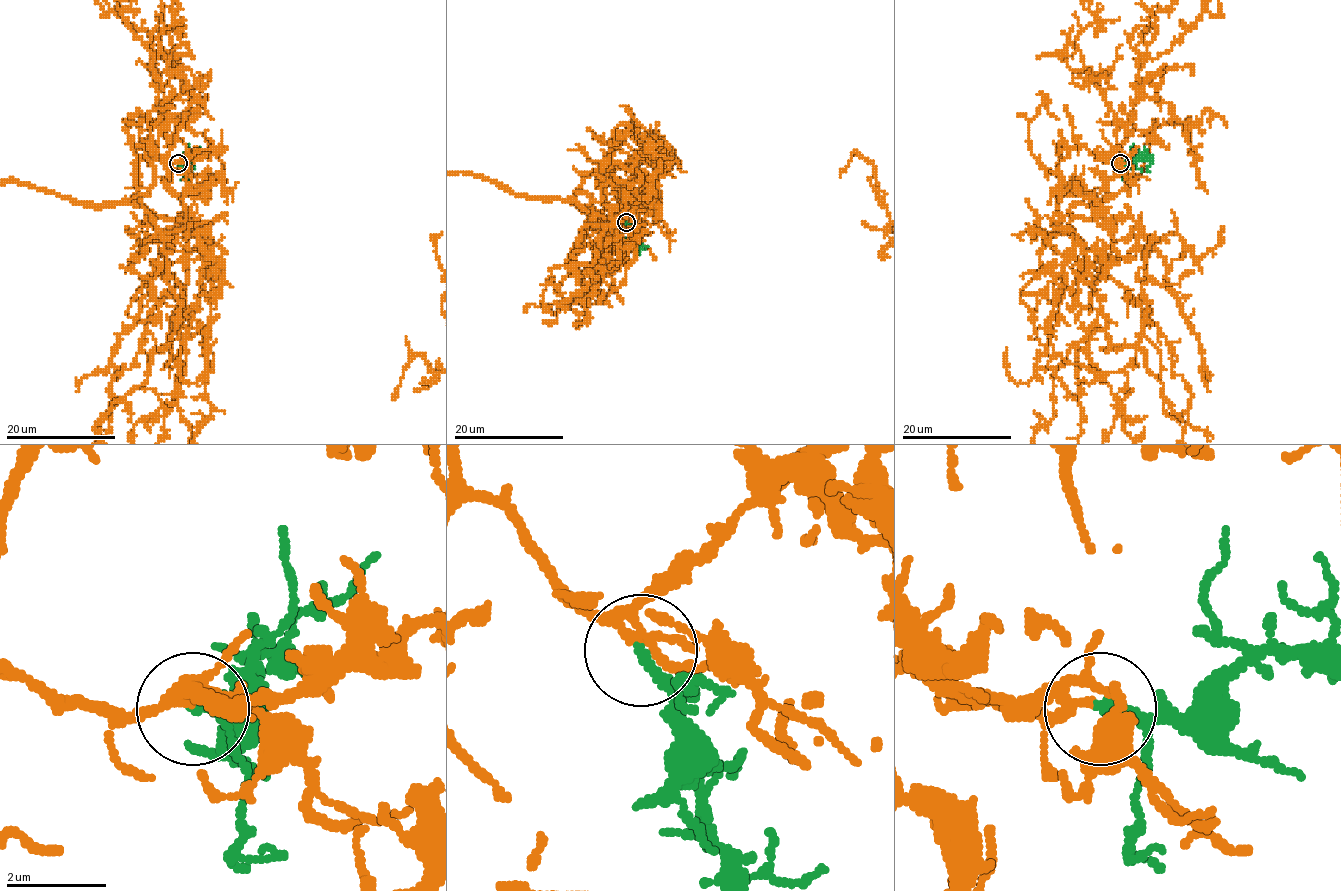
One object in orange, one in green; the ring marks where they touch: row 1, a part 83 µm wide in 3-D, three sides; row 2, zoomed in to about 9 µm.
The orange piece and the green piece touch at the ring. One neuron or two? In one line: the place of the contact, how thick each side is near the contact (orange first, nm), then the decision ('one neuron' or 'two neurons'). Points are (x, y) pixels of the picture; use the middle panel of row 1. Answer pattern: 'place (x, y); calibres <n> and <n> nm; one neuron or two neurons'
place (626, 222); calibres 130 and 200 nm; one neuron

